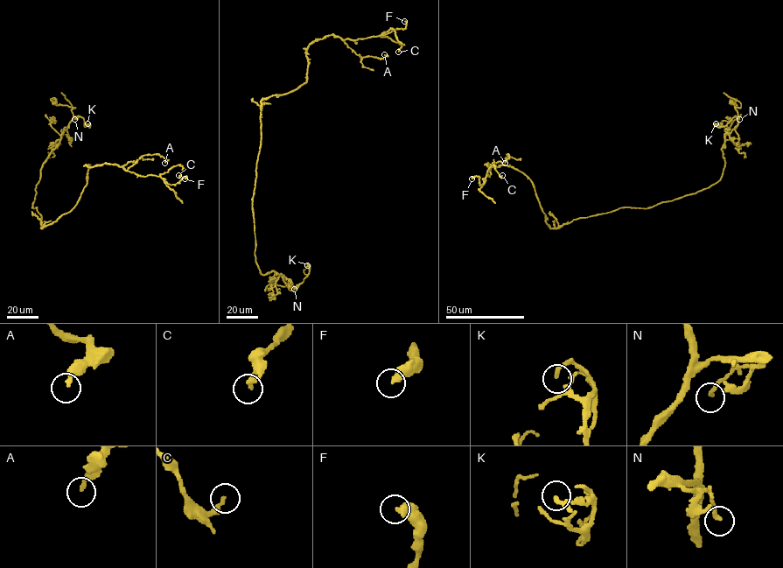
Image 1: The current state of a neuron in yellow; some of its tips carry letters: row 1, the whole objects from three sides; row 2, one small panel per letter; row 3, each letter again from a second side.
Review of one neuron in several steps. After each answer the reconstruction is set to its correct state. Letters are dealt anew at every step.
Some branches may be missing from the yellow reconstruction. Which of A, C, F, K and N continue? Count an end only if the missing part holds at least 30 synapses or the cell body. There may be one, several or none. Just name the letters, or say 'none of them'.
none of them

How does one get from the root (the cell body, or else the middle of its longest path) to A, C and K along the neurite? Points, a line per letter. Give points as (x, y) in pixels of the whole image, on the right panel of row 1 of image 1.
A: (584, 217), (551, 228), (529, 178), (506, 165), (485, 164), (490, 167), (504, 161), (507, 154), (505, 163)
C: (584, 217), (551, 228), (529, 178), (506, 165), (485, 164), (490, 168), (486, 176), (493, 164), (502, 175)
K: (584, 217), (650, 208), (716, 184), (724, 165), (724, 135), (737, 116), (724, 126), (716, 123)

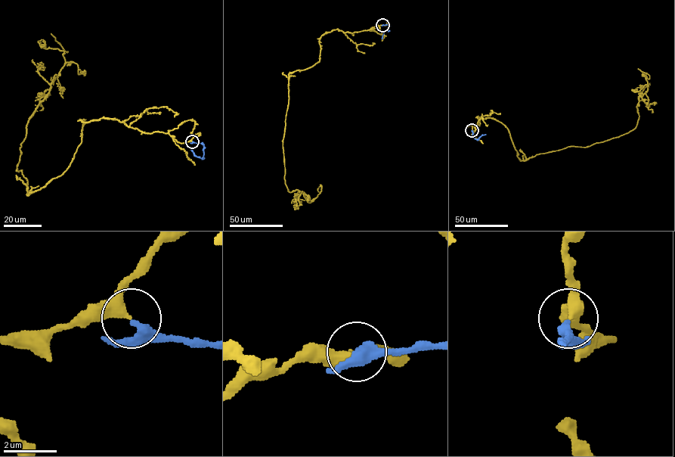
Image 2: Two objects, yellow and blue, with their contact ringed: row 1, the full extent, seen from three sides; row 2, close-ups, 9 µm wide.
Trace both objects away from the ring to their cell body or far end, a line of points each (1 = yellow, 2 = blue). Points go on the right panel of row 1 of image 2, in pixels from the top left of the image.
1: (472, 130), (476, 117), (502, 122), (521, 160), (618, 137), (636, 126), (647, 90), (650, 76), (638, 68)
2: (472, 130), (473, 137), (478, 139), (485, 134)

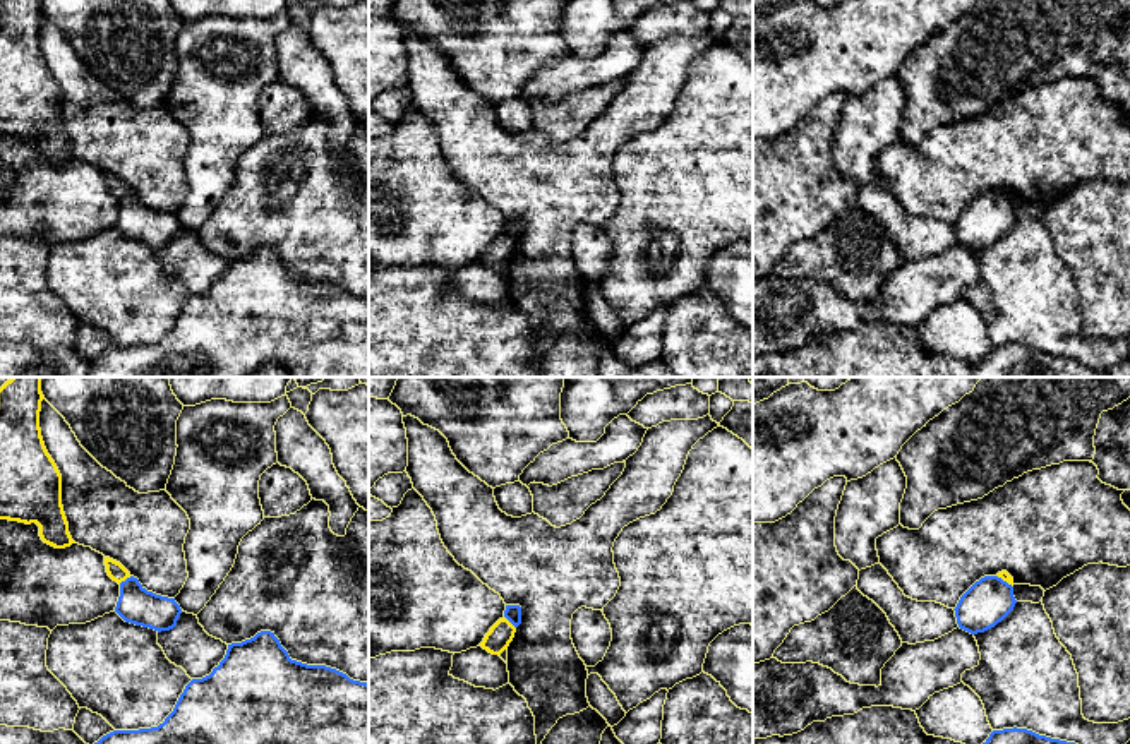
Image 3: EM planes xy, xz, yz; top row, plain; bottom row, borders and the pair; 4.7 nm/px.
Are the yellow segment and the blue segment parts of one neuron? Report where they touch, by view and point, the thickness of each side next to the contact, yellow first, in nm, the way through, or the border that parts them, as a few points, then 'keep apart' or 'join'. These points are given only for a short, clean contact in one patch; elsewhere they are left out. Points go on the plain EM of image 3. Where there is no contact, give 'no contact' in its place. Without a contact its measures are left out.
meets yellow in xy at (124, 196); 80 nm thick on the yellow side, 170 nm on the other; border along xy (131, 192), (119, 199); keep apart

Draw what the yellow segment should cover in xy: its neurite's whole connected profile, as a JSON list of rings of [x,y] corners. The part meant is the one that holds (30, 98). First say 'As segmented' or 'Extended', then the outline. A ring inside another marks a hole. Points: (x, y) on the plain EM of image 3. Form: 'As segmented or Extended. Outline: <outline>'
As segmented. Outline: [[[41,0],[0,3],[0,135],[36,139],[55,165],[75,159],[62,122],[62,91],[48,70],[39,27]]]

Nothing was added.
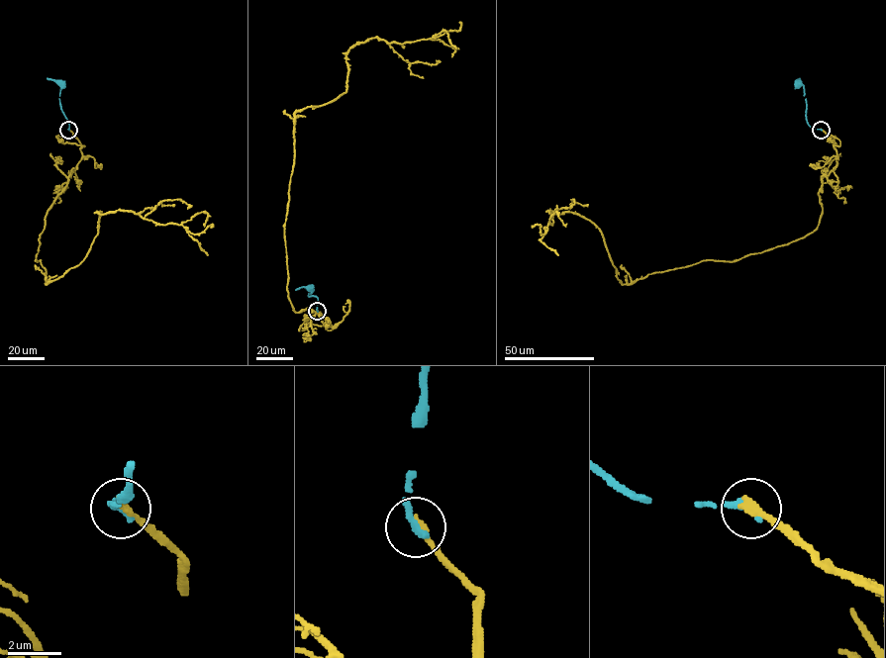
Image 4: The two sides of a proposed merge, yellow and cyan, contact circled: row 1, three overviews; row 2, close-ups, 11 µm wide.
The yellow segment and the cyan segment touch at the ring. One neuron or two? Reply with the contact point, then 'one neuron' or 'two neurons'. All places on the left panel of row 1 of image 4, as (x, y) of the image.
place (68, 130); two neurons

